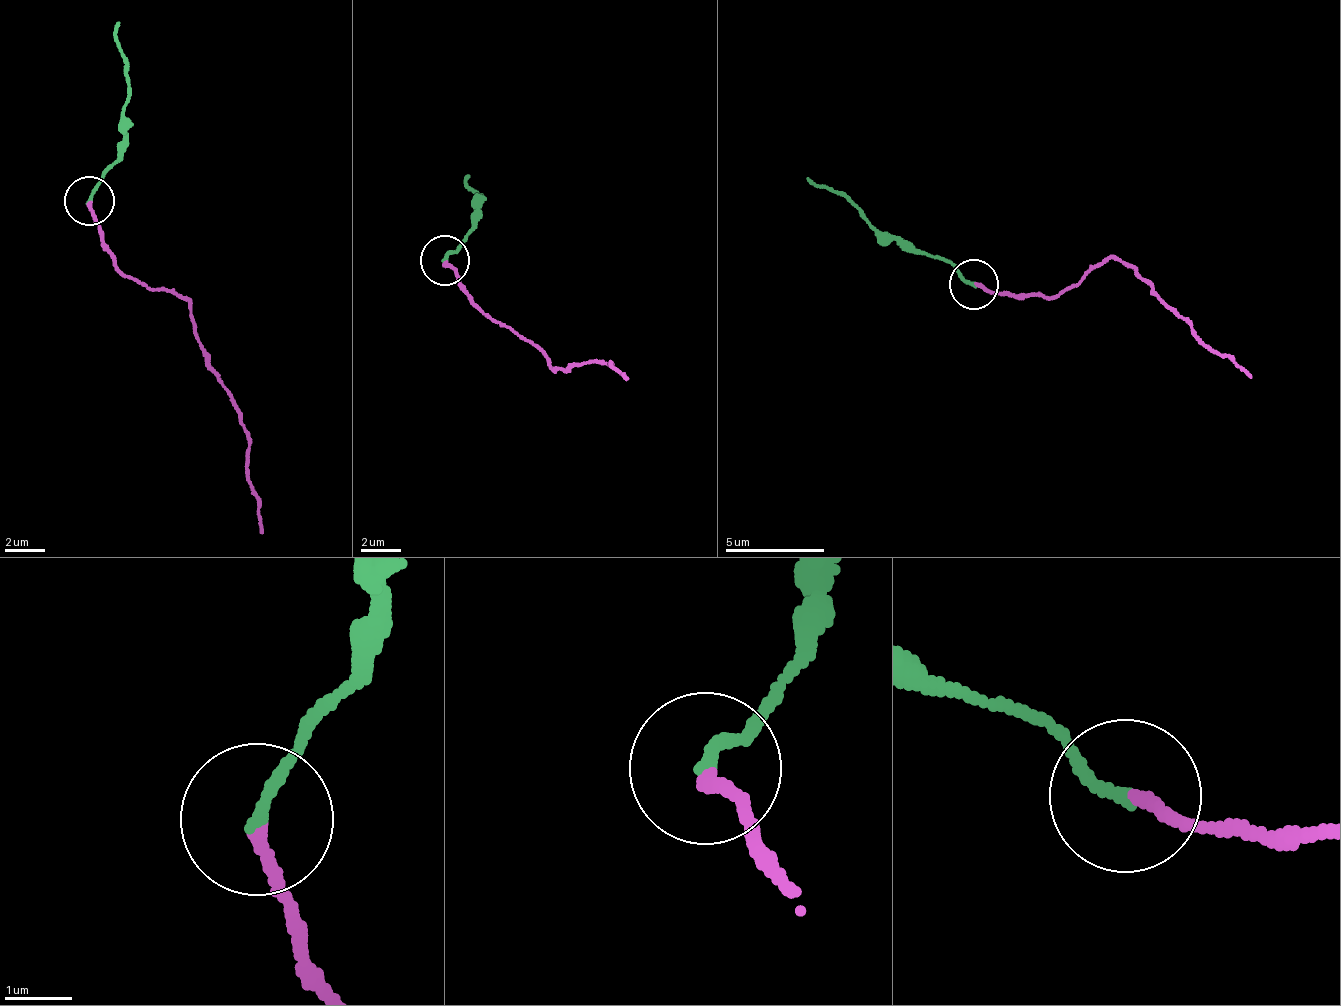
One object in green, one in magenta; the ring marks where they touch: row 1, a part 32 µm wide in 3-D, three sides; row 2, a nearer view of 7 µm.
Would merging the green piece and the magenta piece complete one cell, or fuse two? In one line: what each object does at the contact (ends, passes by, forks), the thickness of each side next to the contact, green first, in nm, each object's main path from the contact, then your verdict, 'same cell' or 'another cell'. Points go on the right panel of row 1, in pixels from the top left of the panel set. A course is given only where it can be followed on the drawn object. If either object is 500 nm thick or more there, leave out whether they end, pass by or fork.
green ends there; magenta ends there; 160 nm thick on the green side, 180 nm on the other; green runs (972, 285), (948, 258), (898, 245), (853, 204), (808, 175); magenta runs (977, 285), (1053, 297), (1119, 261), (1250, 379); same cell

